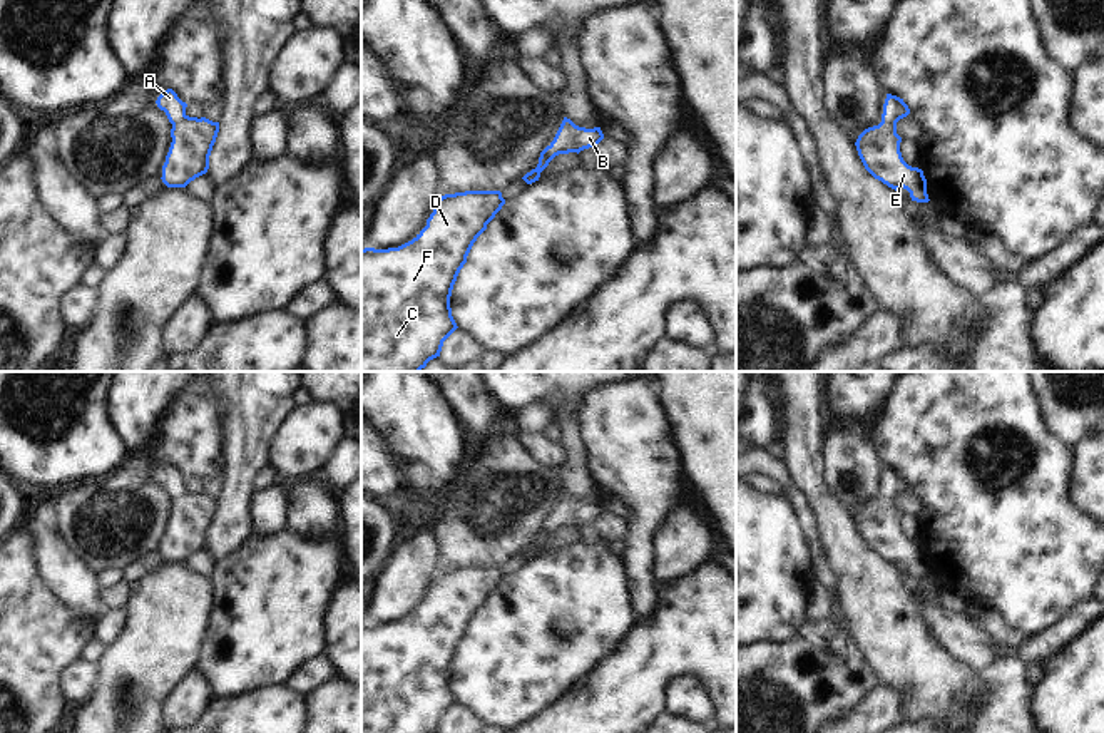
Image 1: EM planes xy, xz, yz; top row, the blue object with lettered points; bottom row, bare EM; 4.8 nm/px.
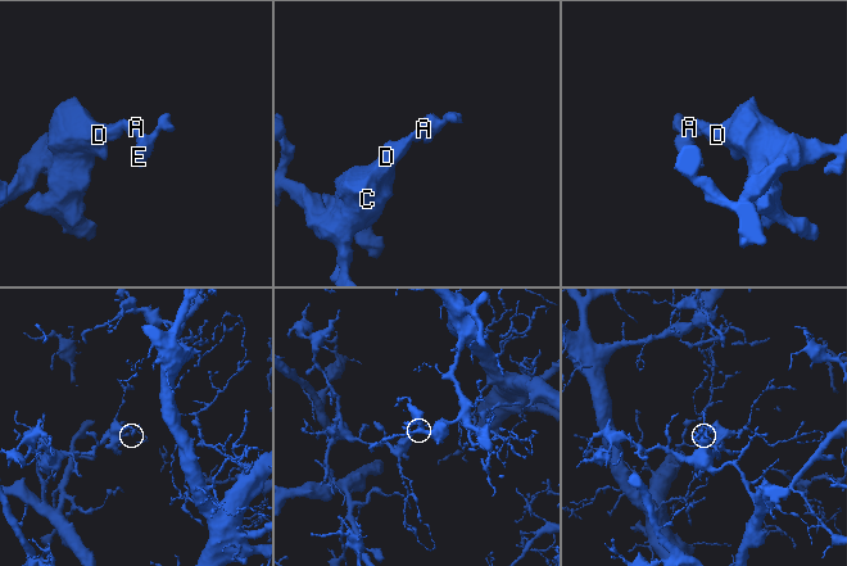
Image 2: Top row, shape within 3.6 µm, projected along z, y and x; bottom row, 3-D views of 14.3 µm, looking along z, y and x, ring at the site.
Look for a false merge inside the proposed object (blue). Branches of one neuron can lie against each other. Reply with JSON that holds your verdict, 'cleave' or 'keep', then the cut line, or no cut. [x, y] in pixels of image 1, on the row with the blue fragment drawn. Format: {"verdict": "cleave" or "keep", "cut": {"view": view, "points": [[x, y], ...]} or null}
{"verdict": "keep", "cut": null}

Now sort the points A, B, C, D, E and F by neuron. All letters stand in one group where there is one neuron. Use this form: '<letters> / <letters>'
A B C D E F

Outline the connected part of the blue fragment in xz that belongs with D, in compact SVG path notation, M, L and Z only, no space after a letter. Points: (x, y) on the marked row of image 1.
M500 191L445 194L437 199L427 226L411 241L398 248L361 249L361 372L420 372L440 356L443 341L458 328L450 308L457 276L473 243L503 204Z

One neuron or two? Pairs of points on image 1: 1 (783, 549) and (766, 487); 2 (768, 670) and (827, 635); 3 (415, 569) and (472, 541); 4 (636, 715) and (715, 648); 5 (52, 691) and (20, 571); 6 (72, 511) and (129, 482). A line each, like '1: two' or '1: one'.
1: two
2: one
3: two
4: one
5: one
6: one

